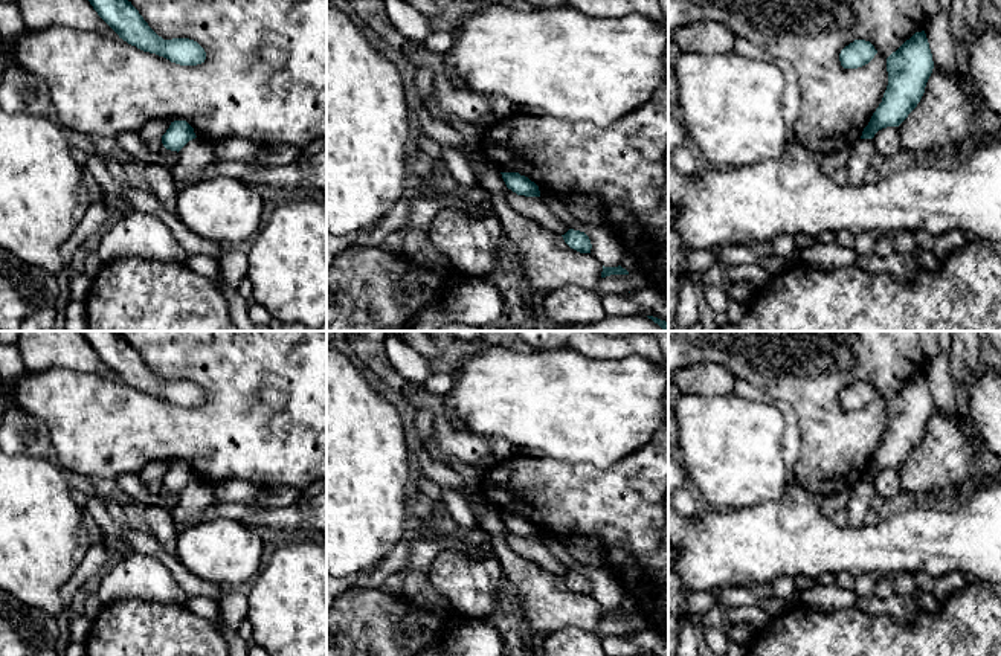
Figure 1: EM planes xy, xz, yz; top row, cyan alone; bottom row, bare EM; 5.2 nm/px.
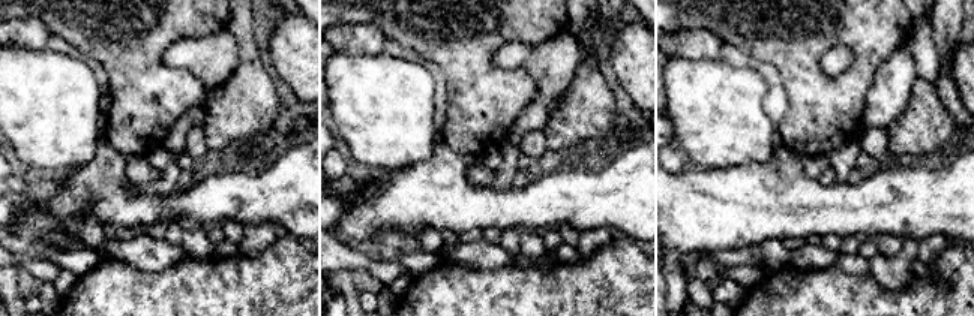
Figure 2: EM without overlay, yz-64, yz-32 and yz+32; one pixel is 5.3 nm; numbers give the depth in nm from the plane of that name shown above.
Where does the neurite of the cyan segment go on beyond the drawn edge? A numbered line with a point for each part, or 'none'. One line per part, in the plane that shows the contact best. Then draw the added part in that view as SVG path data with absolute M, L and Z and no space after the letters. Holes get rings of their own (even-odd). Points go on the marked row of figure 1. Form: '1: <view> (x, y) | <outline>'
none

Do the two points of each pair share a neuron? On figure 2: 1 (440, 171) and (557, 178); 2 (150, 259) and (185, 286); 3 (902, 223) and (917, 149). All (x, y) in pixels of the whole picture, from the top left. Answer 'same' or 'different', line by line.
1: same
2: different
3: different

